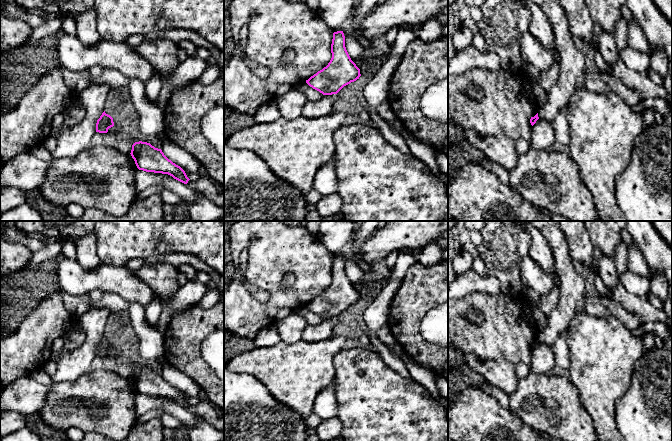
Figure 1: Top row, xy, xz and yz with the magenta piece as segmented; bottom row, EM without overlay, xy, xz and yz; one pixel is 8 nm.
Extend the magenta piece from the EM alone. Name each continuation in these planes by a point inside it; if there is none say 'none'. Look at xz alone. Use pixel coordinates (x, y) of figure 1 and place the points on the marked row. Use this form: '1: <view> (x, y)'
none

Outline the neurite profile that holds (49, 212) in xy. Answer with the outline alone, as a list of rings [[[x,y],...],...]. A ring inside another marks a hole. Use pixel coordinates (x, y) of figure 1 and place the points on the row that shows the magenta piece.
[[[39,189],[26,192],[25,203],[35,208],[41,214],[43,221],[61,221],[67,215],[65,207],[47,201]]]

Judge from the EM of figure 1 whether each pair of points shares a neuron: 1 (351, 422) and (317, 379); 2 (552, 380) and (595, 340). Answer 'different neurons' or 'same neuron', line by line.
1: different neurons
2: different neurons

